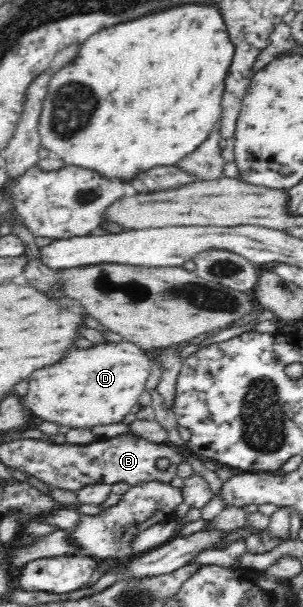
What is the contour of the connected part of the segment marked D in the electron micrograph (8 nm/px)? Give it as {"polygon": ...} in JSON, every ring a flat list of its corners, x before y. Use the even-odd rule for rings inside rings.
{"polygon":[[119,342,119,344,95,344,91,348,71,348,67,350,67,356,59,360,59,364,41,368,39,372,31,374,29,378,29,392,21,398,25,409,43,420,71,426,71,428,93,428,93,426,105,426,105,424,117,424,131,412,131,408,137,404,139,396,145,391,145,385,151,374,151,367,156,359,149,358,145,350,141,350,137,344,131,342]]}

